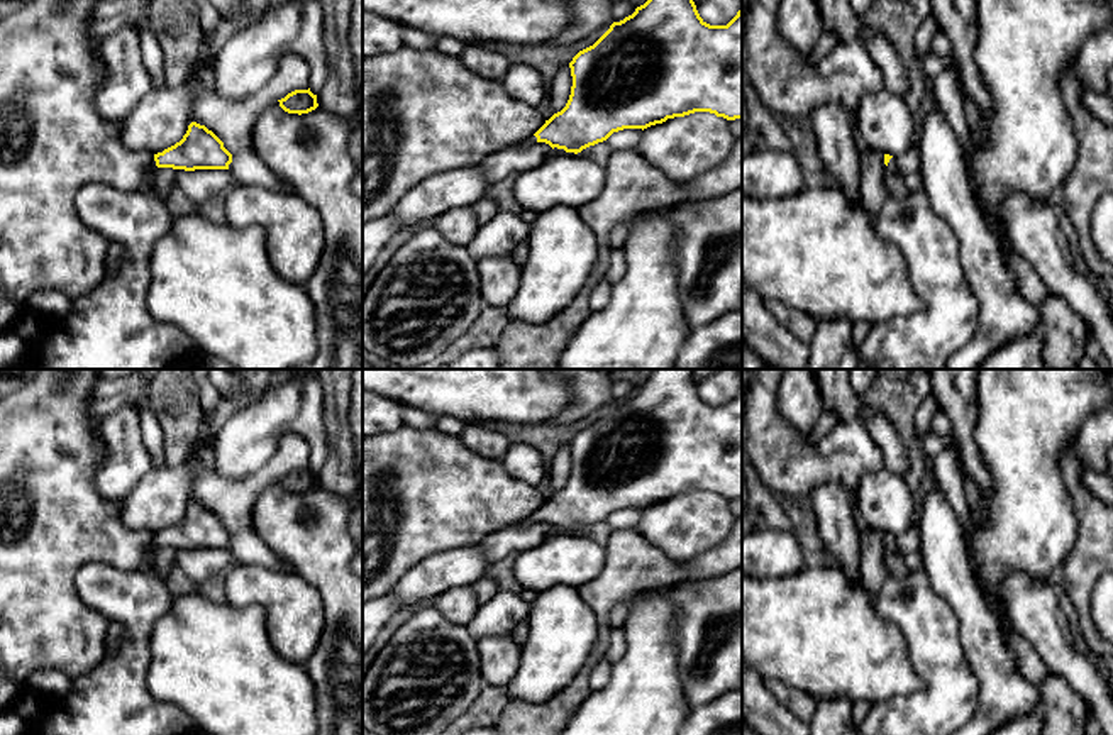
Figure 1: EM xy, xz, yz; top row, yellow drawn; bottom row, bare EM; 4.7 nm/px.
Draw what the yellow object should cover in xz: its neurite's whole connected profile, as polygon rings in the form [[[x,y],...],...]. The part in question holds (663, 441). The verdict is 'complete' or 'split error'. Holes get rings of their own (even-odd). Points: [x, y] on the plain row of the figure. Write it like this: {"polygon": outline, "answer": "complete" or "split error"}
{"polygon": [[[654,369],[649,379],[610,408],[590,427],[579,430],[569,442],[573,466],[566,486],[554,493],[529,518],[515,527],[530,528],[545,522],[552,528],[581,532],[606,520],[623,508],[647,508],[667,498],[695,491],[710,491],[727,500],[742,498],[742,388],[727,405],[706,403],[693,381],[693,369]]], "answer": "split error"}

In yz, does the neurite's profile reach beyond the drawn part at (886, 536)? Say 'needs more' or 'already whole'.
needs more

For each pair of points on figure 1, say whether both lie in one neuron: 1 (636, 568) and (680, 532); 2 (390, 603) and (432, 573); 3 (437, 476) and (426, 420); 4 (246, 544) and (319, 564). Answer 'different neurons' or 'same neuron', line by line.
1: different neurons
2: different neurons
3: different neurons
4: different neurons

